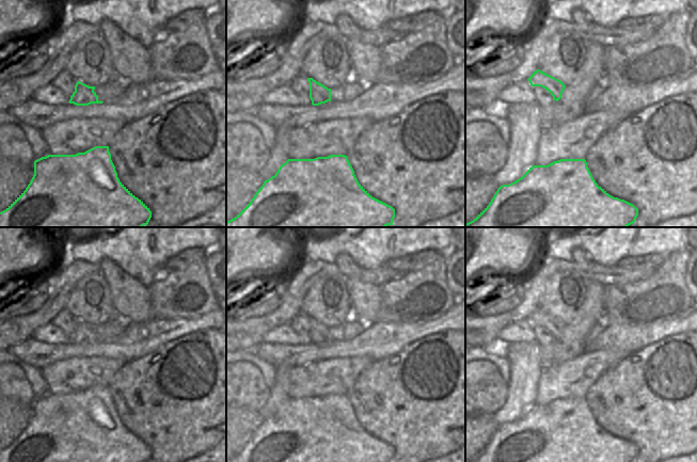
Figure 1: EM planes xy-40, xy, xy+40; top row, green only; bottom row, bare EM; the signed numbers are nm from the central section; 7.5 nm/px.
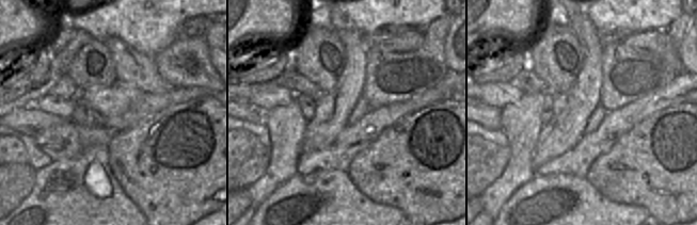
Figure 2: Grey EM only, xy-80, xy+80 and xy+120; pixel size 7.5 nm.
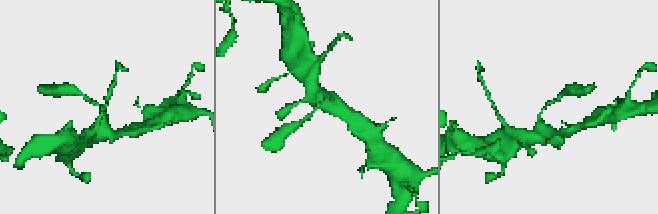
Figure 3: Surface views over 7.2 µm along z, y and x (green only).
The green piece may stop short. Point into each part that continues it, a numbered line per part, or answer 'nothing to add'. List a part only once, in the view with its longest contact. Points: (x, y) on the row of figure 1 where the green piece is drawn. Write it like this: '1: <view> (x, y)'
nothing to add

